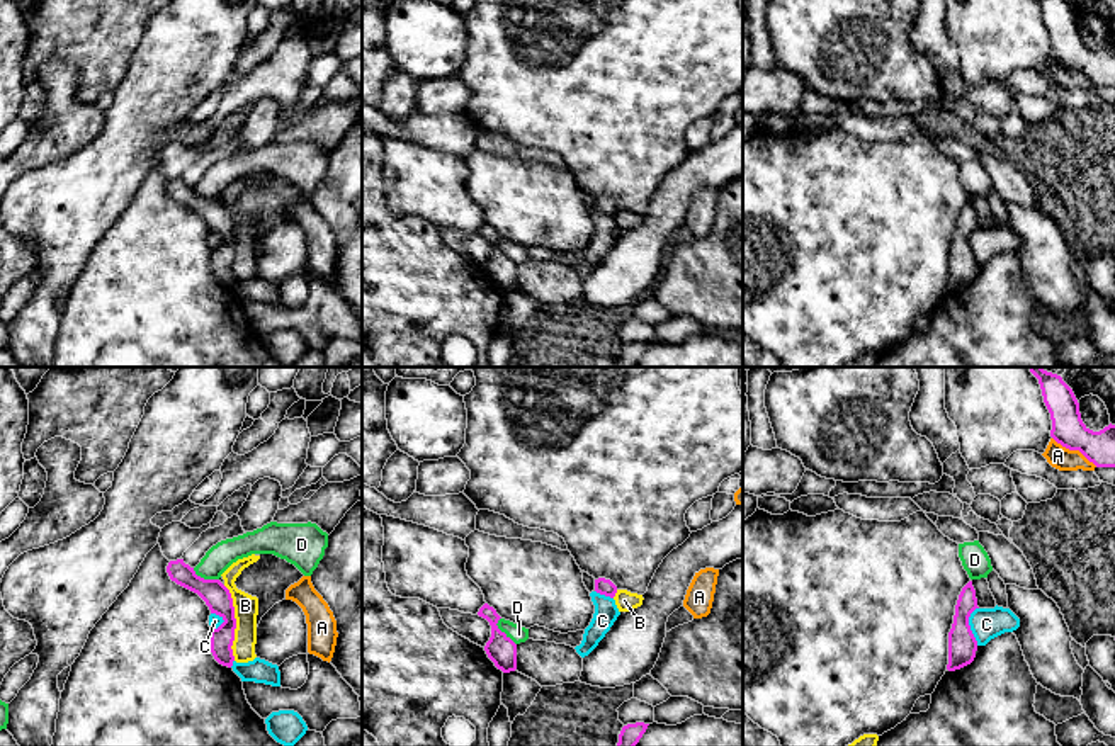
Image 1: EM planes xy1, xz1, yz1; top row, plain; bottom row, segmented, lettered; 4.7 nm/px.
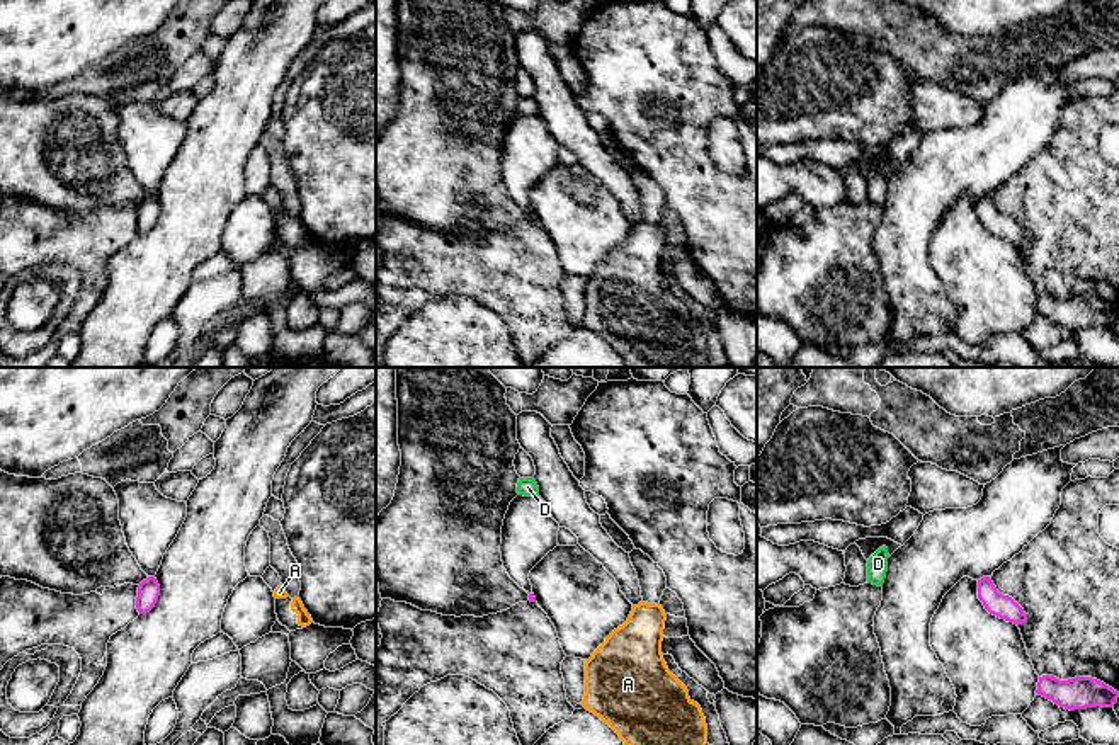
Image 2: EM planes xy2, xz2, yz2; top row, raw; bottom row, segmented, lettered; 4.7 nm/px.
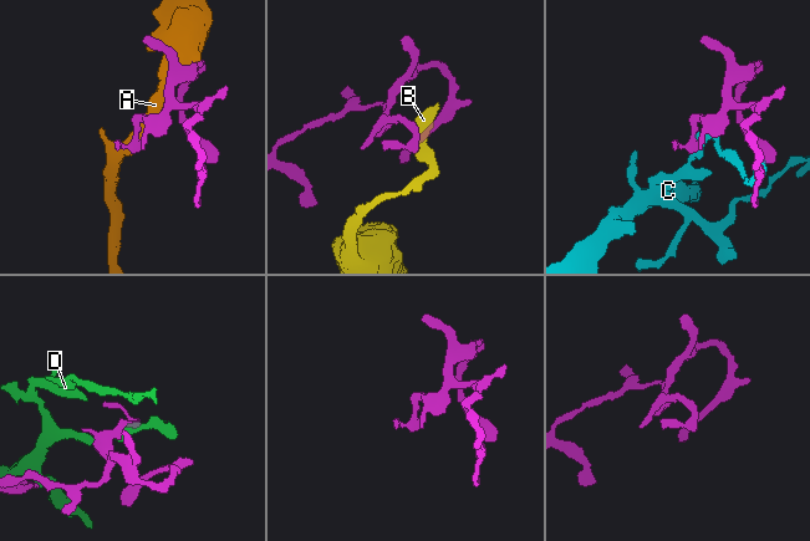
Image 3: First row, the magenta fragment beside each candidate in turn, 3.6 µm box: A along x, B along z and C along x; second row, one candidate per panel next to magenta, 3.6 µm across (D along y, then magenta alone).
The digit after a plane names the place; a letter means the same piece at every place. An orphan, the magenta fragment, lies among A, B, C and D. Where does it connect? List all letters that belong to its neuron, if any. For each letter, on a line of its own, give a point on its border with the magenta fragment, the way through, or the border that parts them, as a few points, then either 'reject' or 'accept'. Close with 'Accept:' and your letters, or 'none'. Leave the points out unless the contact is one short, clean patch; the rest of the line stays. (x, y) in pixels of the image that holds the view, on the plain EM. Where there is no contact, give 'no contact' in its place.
A: yz1 (1075, 68) | reject
B: xy1 (235, 242) | along xy1 (223, 204), (233, 226), (235, 279) | reject
C: yz1 (969, 245) | along yz1 (976, 226), (969, 237), (969, 248), (978, 264) | reject
D: xz1 (500, 250) | reject
Accept: none

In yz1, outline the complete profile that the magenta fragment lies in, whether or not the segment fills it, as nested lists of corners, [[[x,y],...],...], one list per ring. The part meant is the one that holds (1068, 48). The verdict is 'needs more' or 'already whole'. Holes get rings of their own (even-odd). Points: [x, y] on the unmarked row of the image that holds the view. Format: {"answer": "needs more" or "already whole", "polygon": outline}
{"answer": "already whole", "polygon": [[[1039,0],[1050,32],[1050,56],[1069,70],[1079,70],[1096,87],[1115,87],[1115,44],[1090,49],[1079,32],[1079,22],[1064,0]]]}

